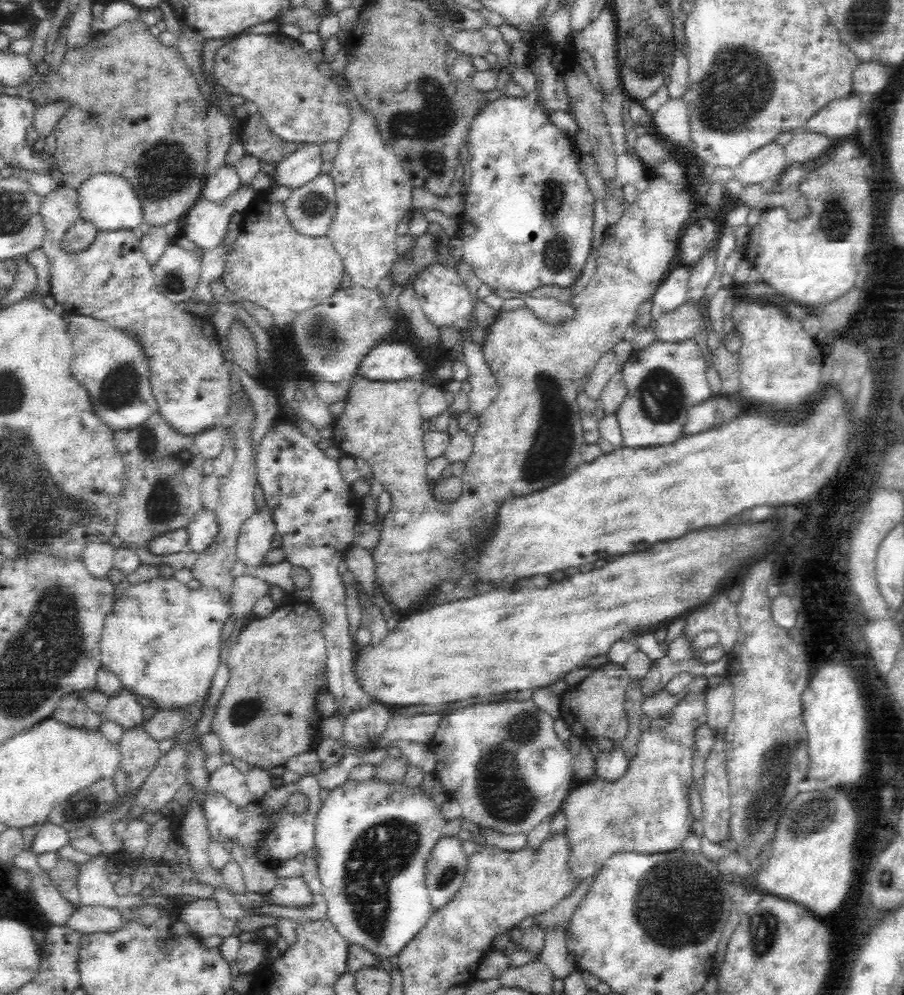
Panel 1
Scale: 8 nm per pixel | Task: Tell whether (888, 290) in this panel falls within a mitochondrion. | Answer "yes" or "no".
no

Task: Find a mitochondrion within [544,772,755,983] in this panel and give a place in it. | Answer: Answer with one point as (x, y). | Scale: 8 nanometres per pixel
(671, 914)

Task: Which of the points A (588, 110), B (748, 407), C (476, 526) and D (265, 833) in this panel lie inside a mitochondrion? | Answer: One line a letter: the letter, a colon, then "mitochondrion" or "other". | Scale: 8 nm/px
A: other
B: other
C: mitochondrion
D: other

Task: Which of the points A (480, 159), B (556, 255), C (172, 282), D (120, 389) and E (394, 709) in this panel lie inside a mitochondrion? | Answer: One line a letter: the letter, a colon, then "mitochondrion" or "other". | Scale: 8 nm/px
A: other
B: mitochondrion
C: mitochondrion
D: mitochondrion
E: other

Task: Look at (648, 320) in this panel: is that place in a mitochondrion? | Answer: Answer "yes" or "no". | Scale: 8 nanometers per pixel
no

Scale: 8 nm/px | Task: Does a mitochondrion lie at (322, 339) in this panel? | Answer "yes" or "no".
yes

